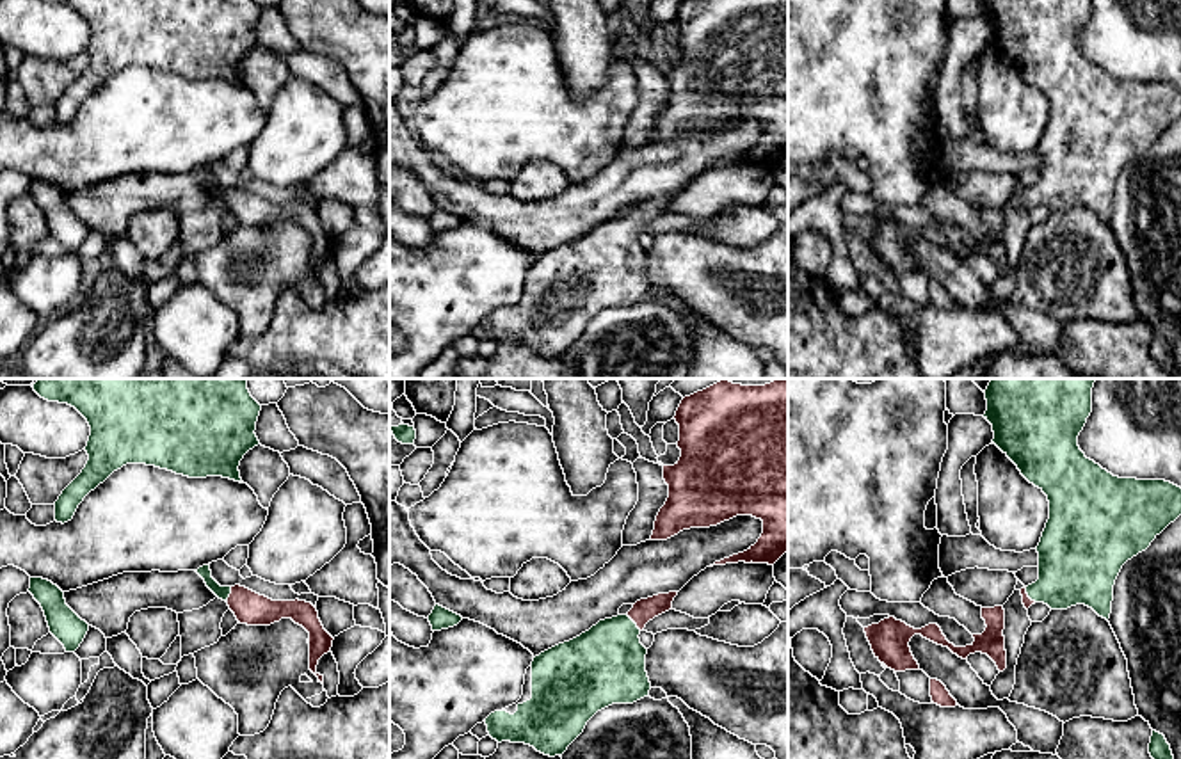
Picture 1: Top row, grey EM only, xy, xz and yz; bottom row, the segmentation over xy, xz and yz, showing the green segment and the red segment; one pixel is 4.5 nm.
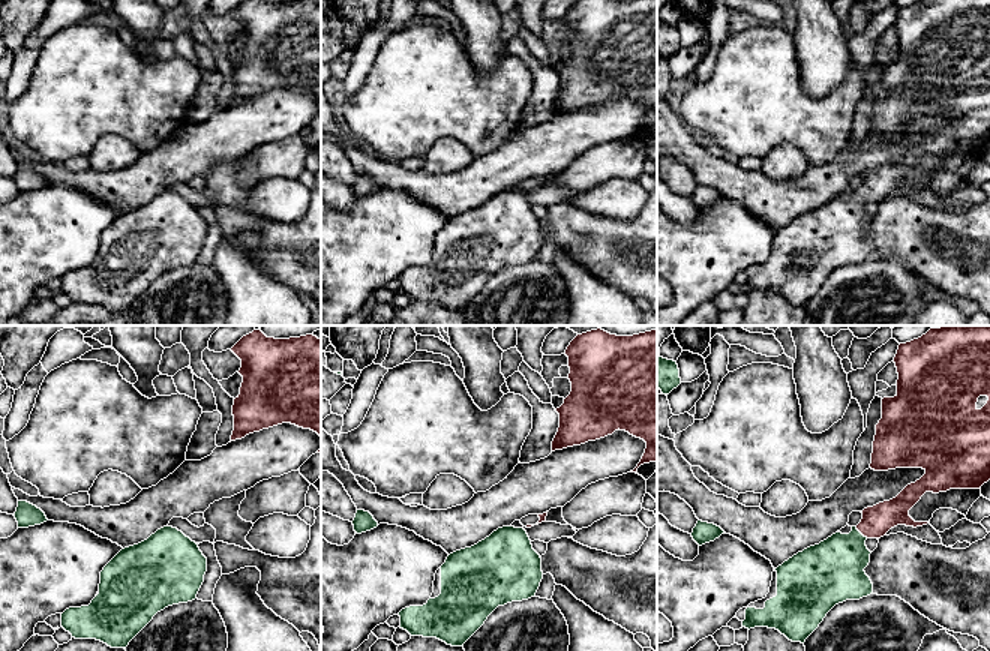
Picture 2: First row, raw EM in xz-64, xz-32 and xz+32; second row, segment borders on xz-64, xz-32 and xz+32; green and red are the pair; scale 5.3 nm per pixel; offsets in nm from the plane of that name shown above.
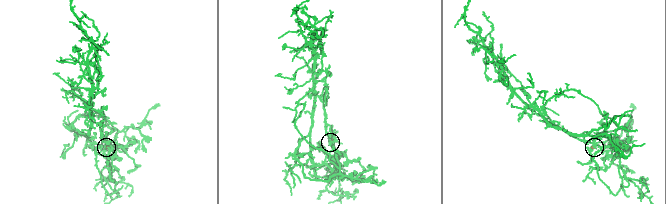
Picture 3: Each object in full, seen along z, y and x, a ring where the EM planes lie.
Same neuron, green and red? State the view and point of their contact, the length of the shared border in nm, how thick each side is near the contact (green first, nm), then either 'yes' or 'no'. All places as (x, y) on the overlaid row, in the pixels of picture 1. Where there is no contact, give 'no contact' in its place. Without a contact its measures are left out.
xz (634, 623) | 100 nm | 360/110 nm | yes

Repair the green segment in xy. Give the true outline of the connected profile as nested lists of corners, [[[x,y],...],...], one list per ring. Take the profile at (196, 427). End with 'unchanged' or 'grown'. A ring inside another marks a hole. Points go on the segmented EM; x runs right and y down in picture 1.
[[[39,379],[32,387],[48,402],[75,407],[91,427],[89,460],[53,503],[55,521],[62,524],[91,491],[126,464],[242,483],[240,460],[260,444],[254,430],[261,405],[251,396],[247,379]]] | unchanged

